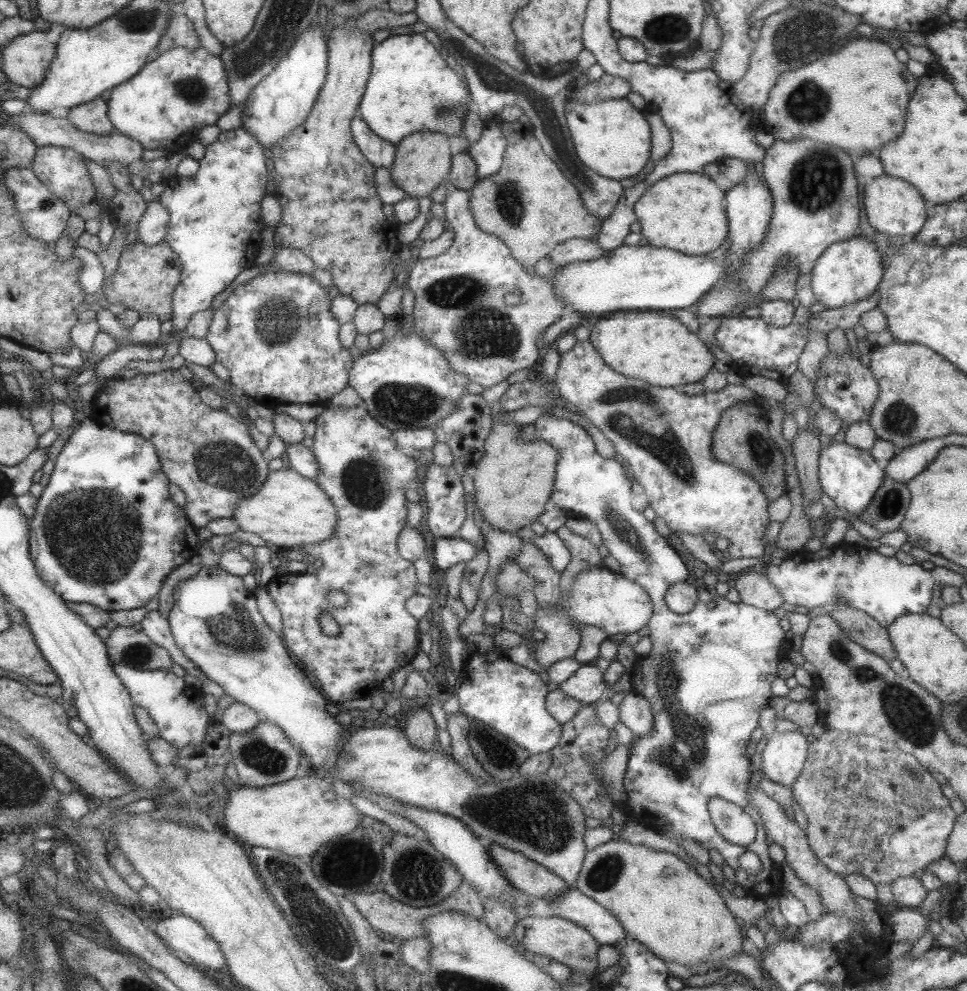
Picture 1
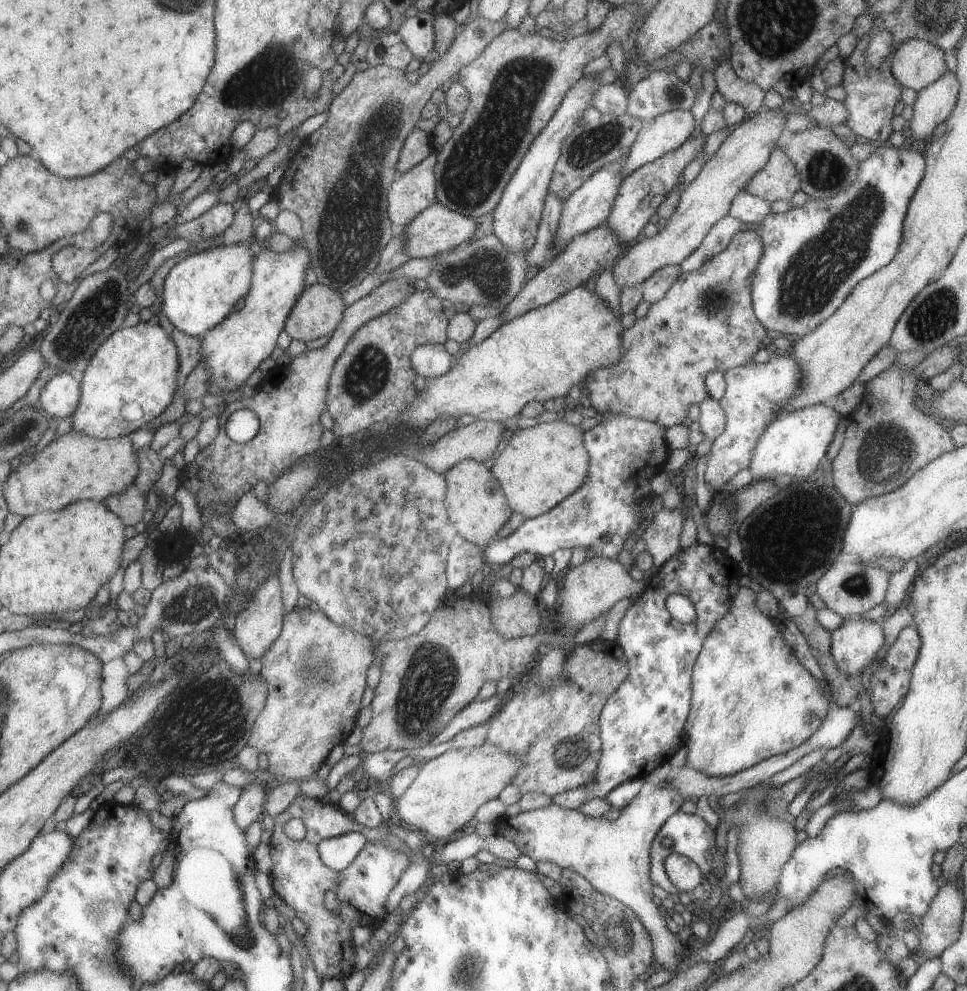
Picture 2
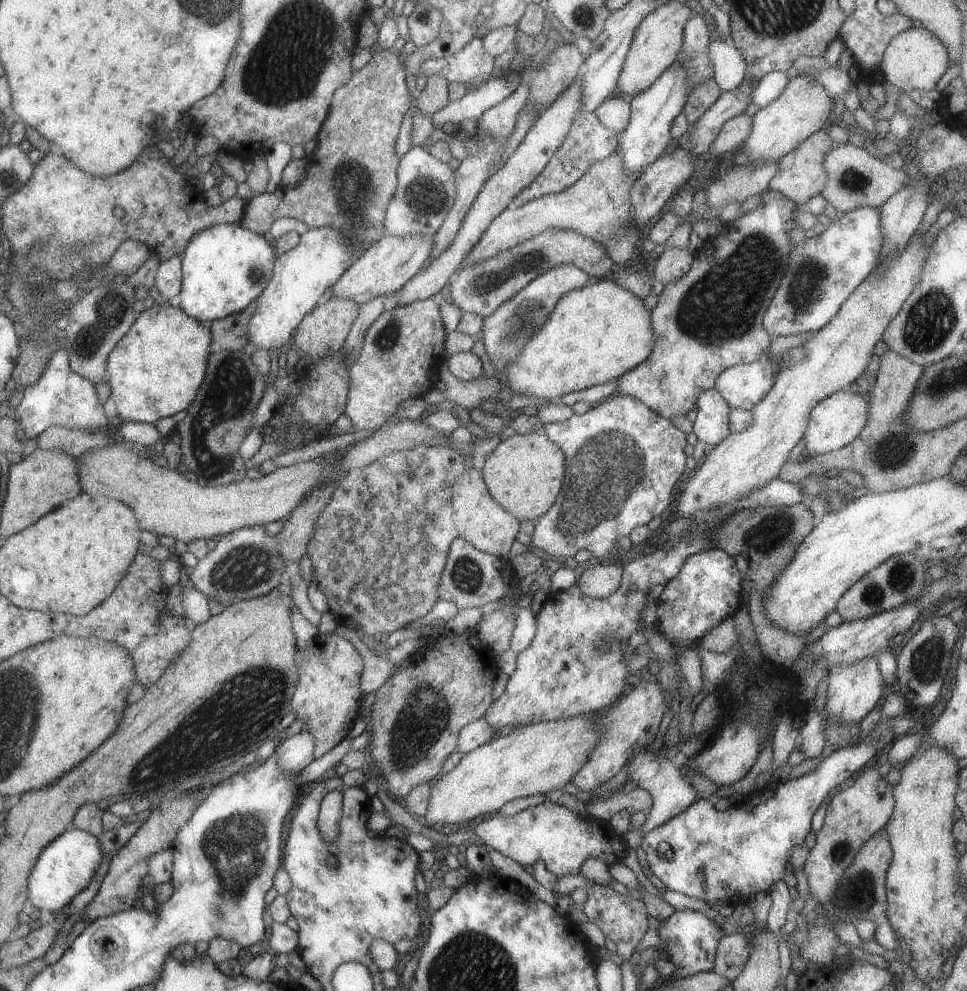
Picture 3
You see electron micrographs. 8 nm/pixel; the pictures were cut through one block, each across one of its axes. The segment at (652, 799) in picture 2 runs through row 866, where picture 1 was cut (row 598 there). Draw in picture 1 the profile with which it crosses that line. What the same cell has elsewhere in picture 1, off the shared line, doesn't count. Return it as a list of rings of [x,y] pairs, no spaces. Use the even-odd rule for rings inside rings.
[[[607,567],[585,570],[573,579],[569,594],[559,594],[558,608],[537,608],[532,618],[535,628],[544,633],[544,639],[536,641],[535,653],[531,658],[544,675],[557,660],[565,660],[574,656],[580,643],[577,625],[593,625],[604,630],[608,636],[618,632],[637,632],[647,624],[652,615],[652,605],[645,590],[633,582],[626,580],[621,574]]]

